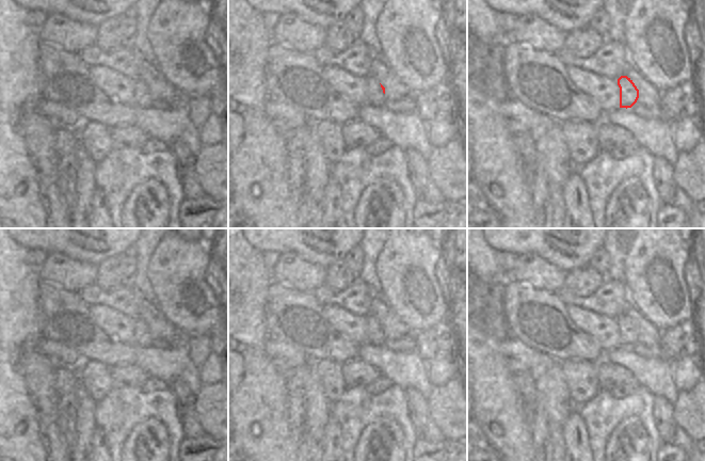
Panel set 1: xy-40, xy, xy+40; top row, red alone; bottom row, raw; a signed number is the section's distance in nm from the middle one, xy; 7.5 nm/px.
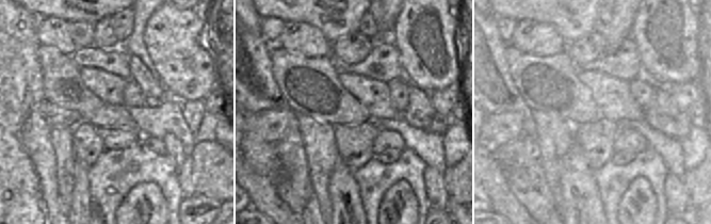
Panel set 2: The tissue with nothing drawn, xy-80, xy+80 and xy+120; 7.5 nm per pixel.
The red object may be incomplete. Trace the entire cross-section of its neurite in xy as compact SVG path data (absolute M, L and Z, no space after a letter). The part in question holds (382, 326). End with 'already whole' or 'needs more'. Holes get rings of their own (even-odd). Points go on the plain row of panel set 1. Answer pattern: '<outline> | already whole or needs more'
M368 315L368 329L370 331L370 341L372 345L385 344L385 327L372 315Z | needs more

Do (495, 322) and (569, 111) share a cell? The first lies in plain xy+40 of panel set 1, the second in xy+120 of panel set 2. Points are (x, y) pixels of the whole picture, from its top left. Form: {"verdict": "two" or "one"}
{"verdict": "two"}

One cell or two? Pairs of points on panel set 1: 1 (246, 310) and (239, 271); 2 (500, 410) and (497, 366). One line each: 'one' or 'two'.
1: one
2: one

